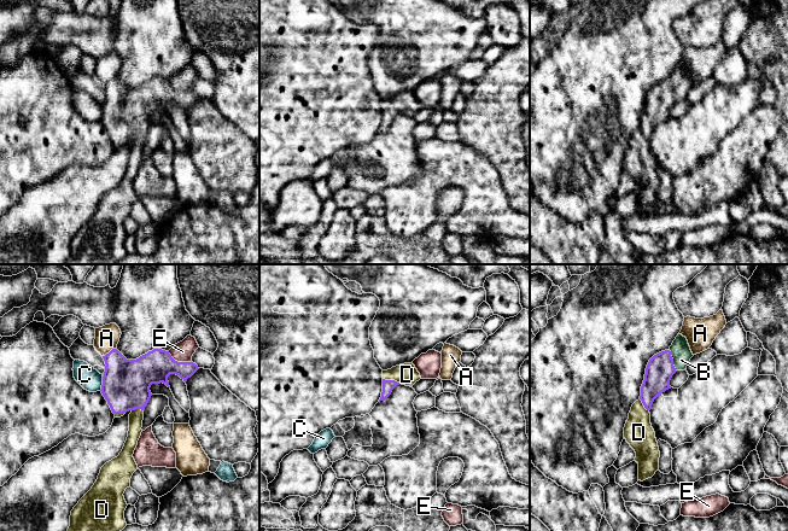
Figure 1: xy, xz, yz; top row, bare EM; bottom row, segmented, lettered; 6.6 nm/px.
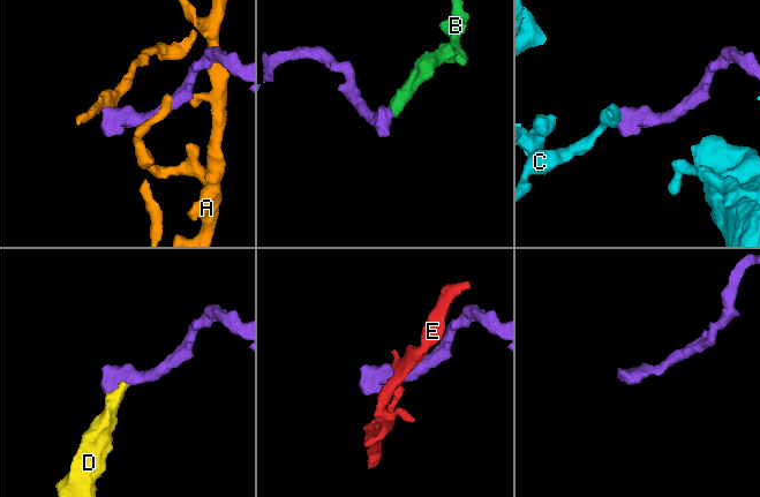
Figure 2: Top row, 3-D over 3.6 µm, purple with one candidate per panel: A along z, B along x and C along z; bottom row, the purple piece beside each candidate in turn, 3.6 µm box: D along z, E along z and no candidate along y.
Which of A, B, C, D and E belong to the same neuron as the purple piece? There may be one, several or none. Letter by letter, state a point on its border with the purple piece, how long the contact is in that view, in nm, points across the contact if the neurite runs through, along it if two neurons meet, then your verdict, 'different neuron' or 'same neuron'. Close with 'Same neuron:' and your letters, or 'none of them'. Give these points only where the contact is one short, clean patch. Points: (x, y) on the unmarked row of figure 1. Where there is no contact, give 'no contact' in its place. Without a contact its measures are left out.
A: xy (110, 81) | 110 nm | different neuron
B: yz (672, 91) | 150 nm | across yz (660, 98), (672, 91), (681, 82) | same neuron
C: xy (103, 114) | 100 nm | along xy (103, 106), (103, 114), (99, 120) | different neuron
D: xz (392, 110) | 130 nm | across xz (387, 115), (392, 110), (398, 104), (407, 104) | same neuron
E: xy (179, 92) | 170 nm | different neuron
Same neuron: B, D

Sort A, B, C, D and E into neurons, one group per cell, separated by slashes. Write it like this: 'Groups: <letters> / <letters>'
Groups: A / B D / C / E

